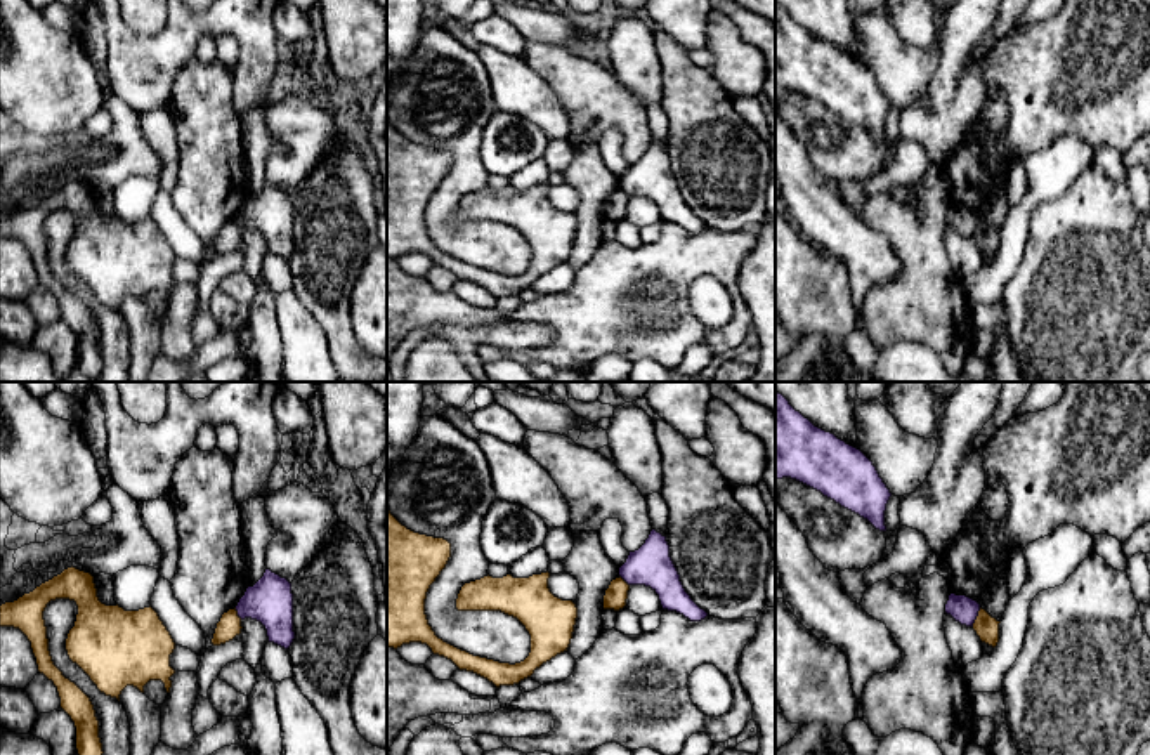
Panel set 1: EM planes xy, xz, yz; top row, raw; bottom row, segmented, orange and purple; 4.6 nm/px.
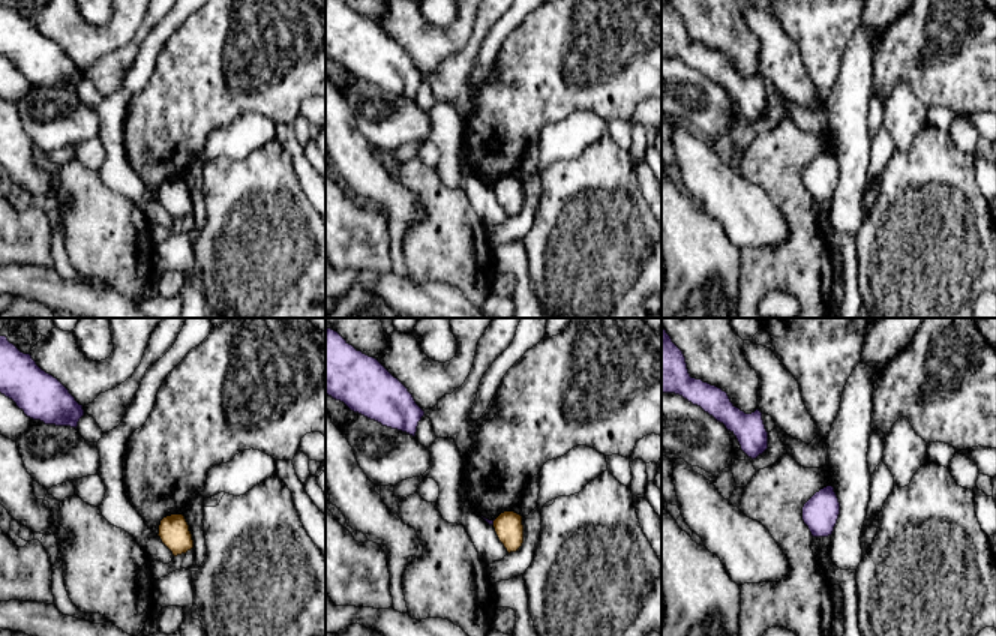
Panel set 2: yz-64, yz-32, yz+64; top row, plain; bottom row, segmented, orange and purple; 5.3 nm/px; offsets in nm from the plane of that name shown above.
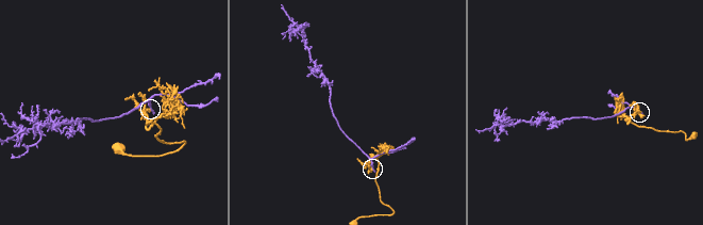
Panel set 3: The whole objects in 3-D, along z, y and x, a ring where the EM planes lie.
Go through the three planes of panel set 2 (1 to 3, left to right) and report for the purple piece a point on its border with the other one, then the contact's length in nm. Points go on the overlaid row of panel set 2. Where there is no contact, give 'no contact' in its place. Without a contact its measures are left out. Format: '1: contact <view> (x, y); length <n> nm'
1: no contact
2: contact yz-32 (494, 522); length 40 nm
3: no contact

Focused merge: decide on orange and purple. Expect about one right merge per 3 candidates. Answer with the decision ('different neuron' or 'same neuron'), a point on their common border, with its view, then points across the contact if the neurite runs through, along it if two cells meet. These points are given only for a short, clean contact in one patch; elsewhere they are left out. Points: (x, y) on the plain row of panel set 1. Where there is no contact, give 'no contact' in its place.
different neuron | yz (977, 228) | along yz (980, 219), (972, 236)

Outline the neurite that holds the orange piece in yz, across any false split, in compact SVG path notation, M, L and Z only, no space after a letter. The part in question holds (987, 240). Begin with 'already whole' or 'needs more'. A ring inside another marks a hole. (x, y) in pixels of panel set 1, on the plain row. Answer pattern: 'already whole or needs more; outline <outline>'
already whole; outline M980 219L978 227L973 234L973 241L980 248L982 253L996 259L999 253L999 234L992 229L985 220Z

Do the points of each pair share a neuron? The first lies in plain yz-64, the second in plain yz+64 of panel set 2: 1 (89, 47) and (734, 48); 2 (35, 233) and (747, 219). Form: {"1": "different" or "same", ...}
{"1": "different", "2": "different"}

